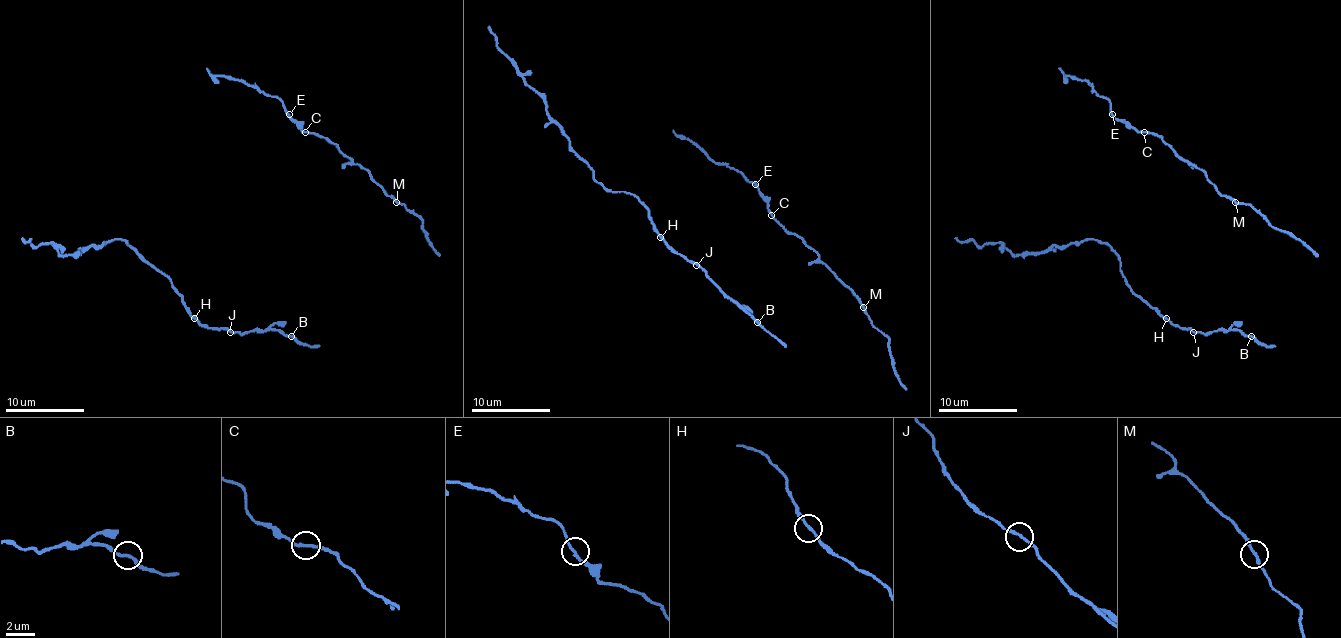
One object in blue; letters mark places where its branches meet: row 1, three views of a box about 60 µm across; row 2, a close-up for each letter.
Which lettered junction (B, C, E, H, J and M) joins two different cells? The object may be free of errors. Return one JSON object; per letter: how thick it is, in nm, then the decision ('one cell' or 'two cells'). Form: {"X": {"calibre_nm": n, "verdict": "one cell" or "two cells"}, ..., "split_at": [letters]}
{"B": {"calibre_nm": 200, "verdict": "one cell"}, "C": {"calibre_nm": 190, "verdict": "one cell"}, "E": {"calibre_nm": 180, "verdict": "one cell"}, "H": {"calibre_nm": 180, "verdict": "one cell"}, "J": {"calibre_nm": 180, "verdict": "one cell"}, "M": {"calibre_nm": 190, "verdict": "two cells"}, "split_at": ["M"]}

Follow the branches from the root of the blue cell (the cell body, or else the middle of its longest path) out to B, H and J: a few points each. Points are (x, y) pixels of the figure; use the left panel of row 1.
B: (319, 346), (299, 344), (291, 336)
H: (319, 346), (299, 344), (277, 330), (249, 330), (239, 334), (222, 328), (208, 328), (194, 318)
J: (319, 346), (299, 344), (277, 330), (230, 332)

